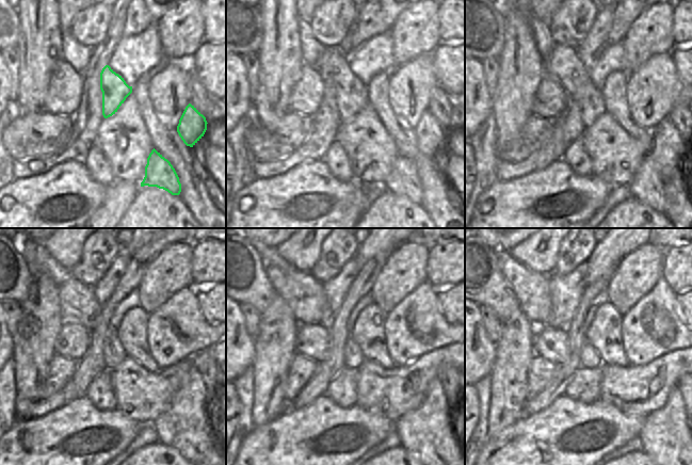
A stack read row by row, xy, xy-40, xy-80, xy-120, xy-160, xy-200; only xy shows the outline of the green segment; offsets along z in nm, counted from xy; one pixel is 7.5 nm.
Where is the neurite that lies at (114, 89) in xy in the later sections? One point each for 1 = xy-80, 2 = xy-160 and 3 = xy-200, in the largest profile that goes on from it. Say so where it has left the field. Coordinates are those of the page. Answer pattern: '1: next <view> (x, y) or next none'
1: next xy-80 (564, 64)
2: next xy-160 (303, 293)
3: next xy-200 (531, 290)

